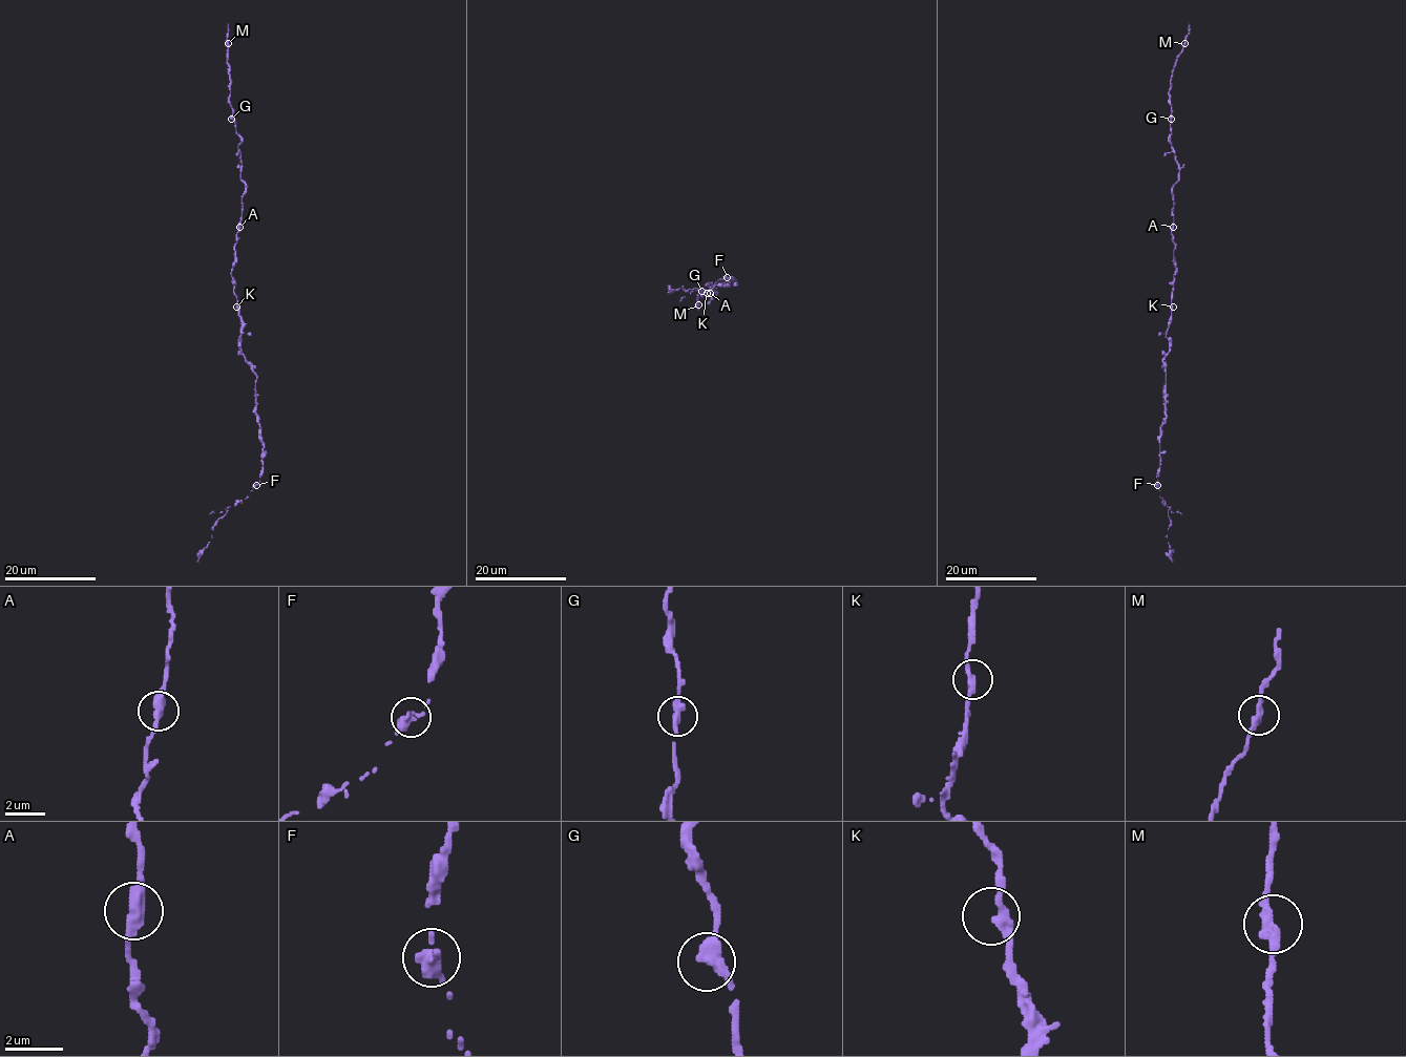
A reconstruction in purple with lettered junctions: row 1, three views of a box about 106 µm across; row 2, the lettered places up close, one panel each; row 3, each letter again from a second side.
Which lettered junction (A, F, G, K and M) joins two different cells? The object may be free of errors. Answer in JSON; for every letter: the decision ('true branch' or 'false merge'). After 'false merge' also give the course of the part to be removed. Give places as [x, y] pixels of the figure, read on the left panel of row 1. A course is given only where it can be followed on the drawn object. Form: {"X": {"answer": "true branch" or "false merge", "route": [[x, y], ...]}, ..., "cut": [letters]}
{"A": {"answer": "true branch"}, "F": {"answer": "false merge", "route": [[256, 485], [247, 498], [226, 509], [227, 512], [216, 521], [212, 537], [197, 562]]}, "G": {"answer": "true branch"}, "K": {"answer": "true branch"}, "M": {"answer": "true branch"}, "cut": ["F"]}

